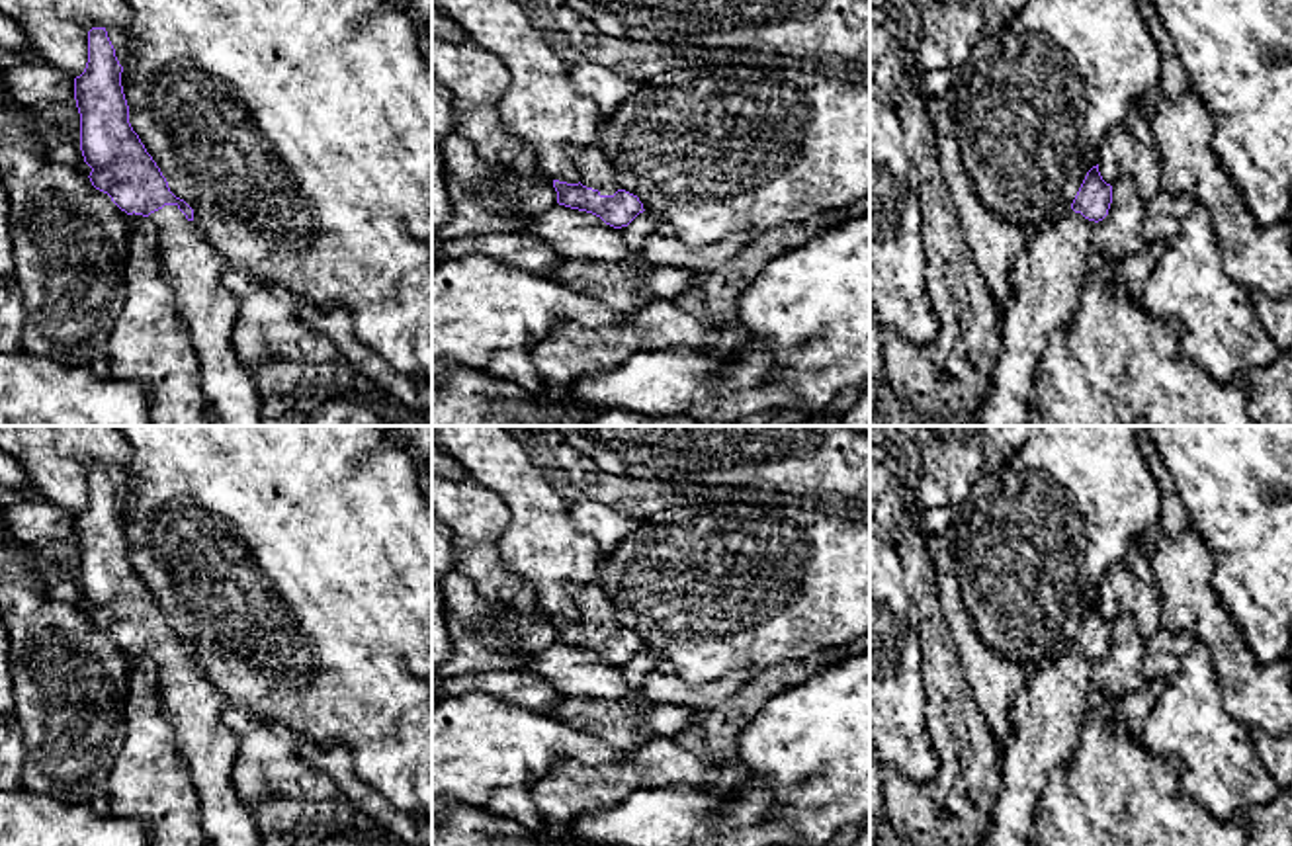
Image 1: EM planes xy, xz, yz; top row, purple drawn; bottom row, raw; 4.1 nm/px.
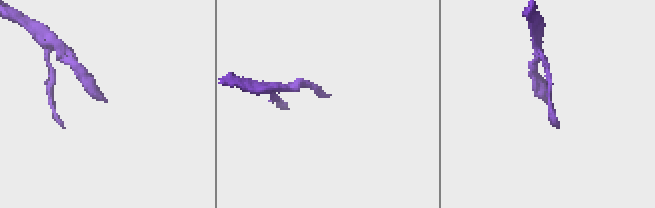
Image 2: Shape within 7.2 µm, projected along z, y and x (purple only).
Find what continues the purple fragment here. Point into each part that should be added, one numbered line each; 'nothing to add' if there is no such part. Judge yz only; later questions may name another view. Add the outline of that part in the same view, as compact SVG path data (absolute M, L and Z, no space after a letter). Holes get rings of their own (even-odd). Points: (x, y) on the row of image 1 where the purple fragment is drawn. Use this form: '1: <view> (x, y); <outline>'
1: yz (1048, 276); M1071 207L1055 221L1030 233L1022 254L1014 258L1011 281L1014 295L1003 309L1003 348L993 375L993 391L981 414L983 426L1034 426L1034 379L1050 336L1065 328L1077 311L1079 291L1095 260L1097 223Z

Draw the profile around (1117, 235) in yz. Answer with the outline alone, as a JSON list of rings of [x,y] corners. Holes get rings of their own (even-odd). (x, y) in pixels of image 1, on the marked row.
[[[1126,174],[1112,184],[1108,215],[1095,229],[1095,258],[1106,268],[1143,248],[1140,227],[1143,201],[1136,190],[1136,178]]]

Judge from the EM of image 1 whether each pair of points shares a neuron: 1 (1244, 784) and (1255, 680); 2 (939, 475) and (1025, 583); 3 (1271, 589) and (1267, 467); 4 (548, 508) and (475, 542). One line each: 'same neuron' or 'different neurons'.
1: different neurons
2: different neurons
3: same neuron
4: different neurons

